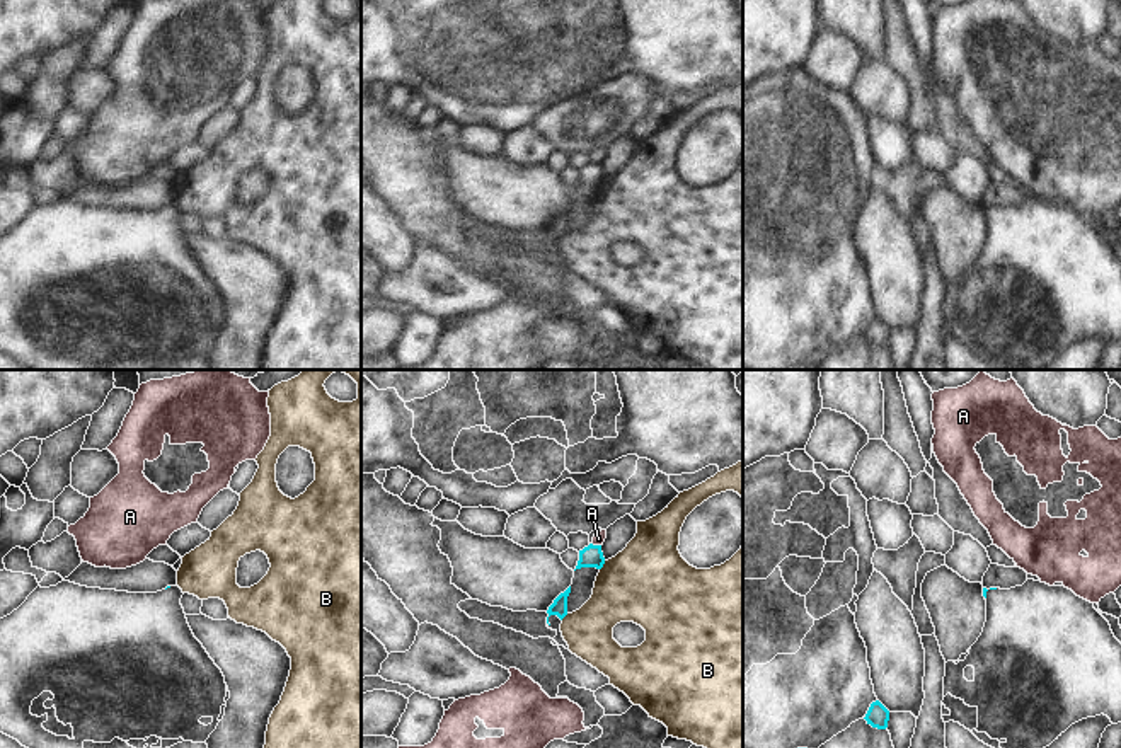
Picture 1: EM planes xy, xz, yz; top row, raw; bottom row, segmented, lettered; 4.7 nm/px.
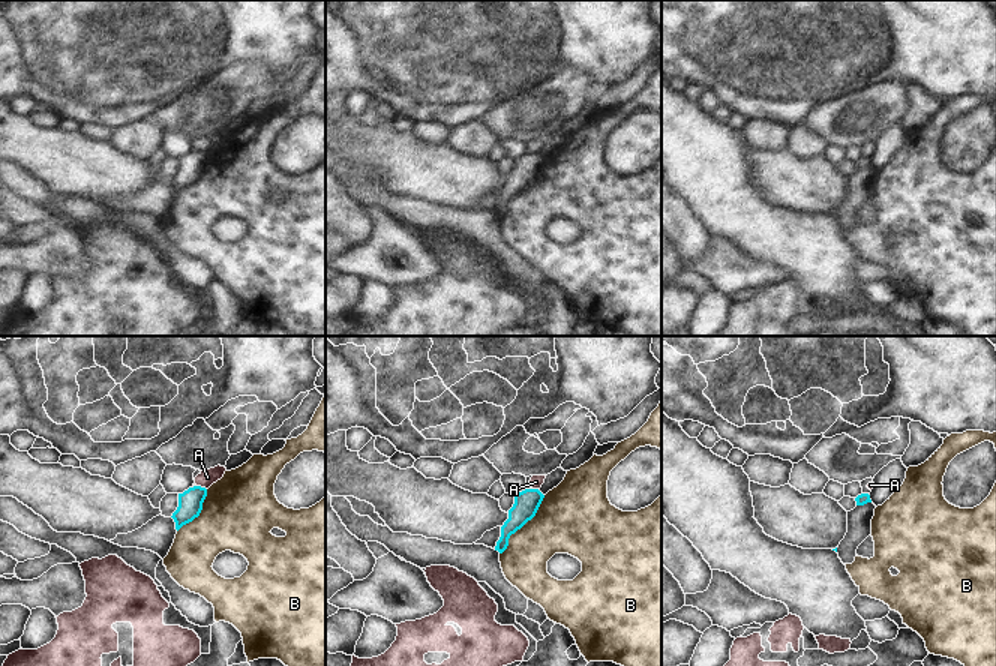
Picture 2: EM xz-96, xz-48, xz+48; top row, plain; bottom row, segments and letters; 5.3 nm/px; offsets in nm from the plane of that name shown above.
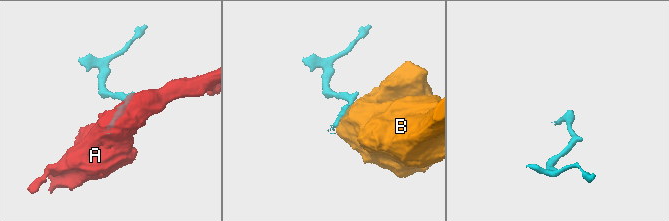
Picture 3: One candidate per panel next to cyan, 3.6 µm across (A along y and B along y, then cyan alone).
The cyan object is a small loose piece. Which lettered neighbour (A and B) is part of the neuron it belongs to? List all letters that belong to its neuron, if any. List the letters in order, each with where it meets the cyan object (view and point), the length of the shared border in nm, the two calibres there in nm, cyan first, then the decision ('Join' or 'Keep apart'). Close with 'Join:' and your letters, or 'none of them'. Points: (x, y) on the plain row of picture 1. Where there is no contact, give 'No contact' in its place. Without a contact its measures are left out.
A: Touches cyan at xz (597, 164). Shared border 50 nm. Thickness 110 nm (cyan) against 60 nm. Keep apart
B: Touches cyan at xz (602, 184). Shared border 50 nm. Thickness 110 nm (cyan) against 400 nm. Keep apart
Join: none of them.

